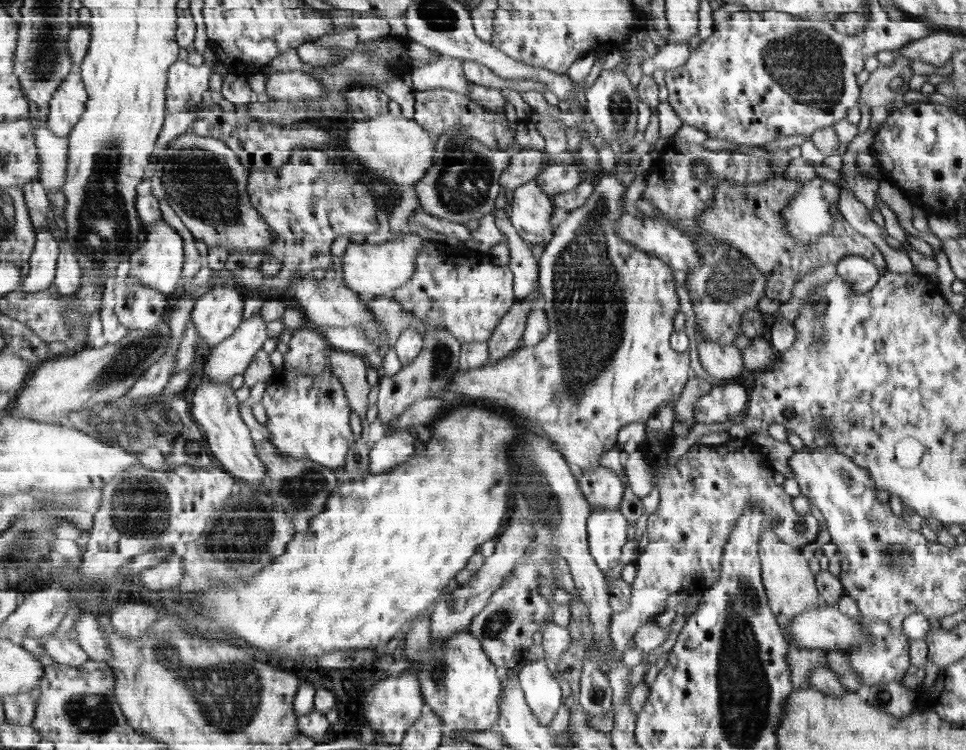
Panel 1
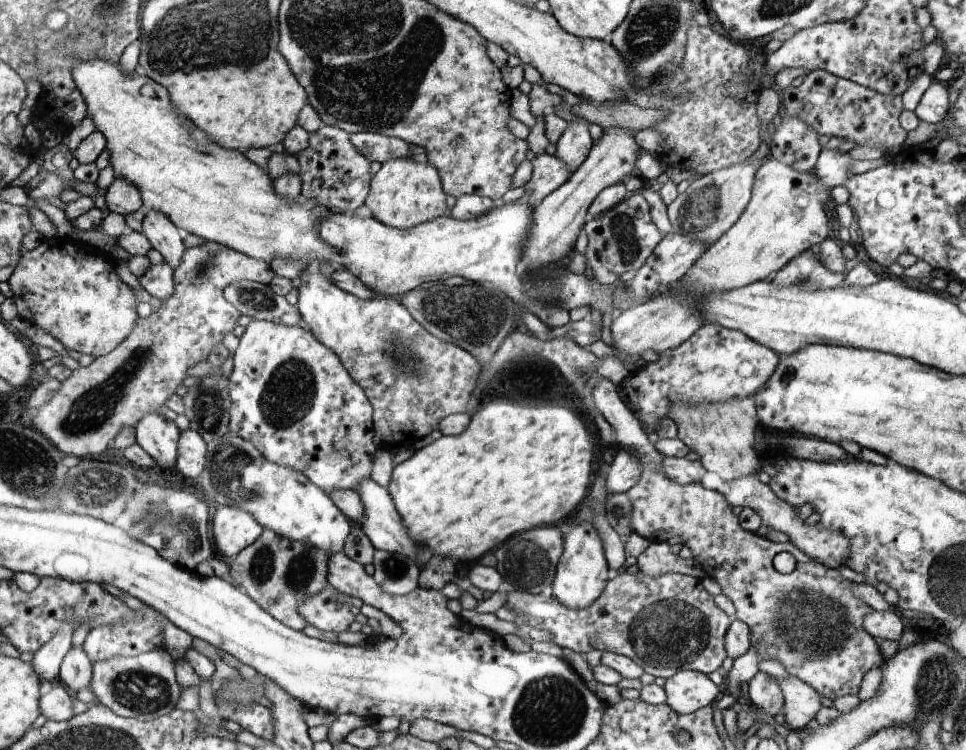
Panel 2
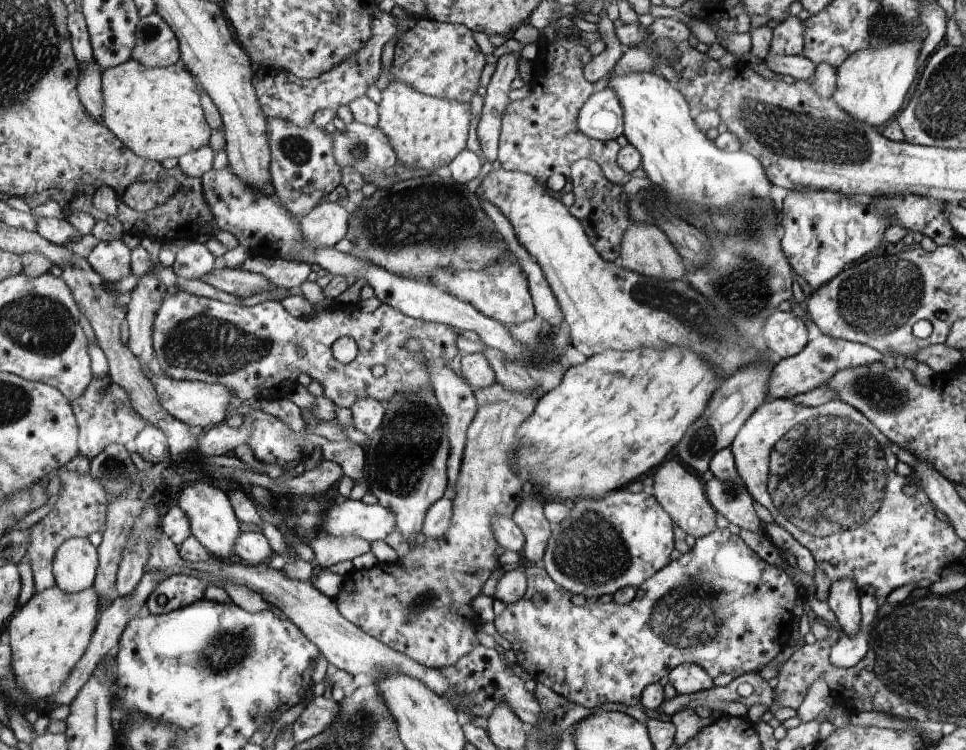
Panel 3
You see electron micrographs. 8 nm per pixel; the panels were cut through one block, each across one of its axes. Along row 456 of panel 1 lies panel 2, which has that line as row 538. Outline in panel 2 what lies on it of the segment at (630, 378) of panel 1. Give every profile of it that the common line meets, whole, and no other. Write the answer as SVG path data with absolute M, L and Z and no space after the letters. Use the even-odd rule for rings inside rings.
M581 522L569 534L565 534L565 554L561 558L557 578L551 584L553 598L569 606L571 610L589 610L609 586L609 560L603 538L591 522Z

